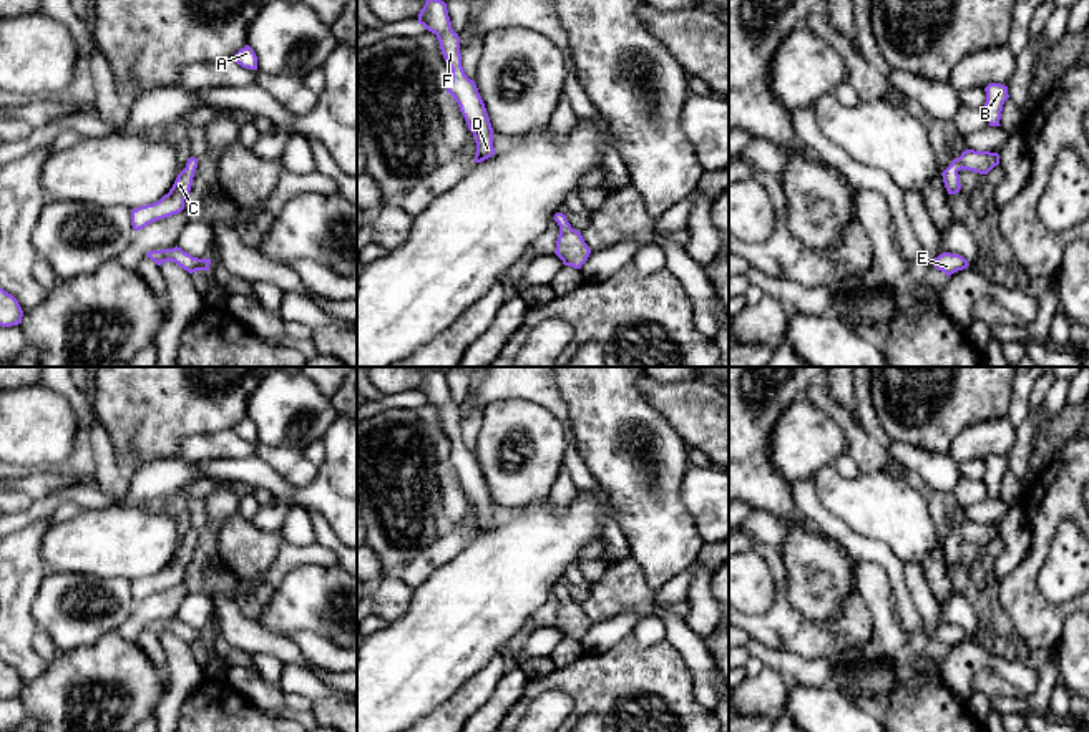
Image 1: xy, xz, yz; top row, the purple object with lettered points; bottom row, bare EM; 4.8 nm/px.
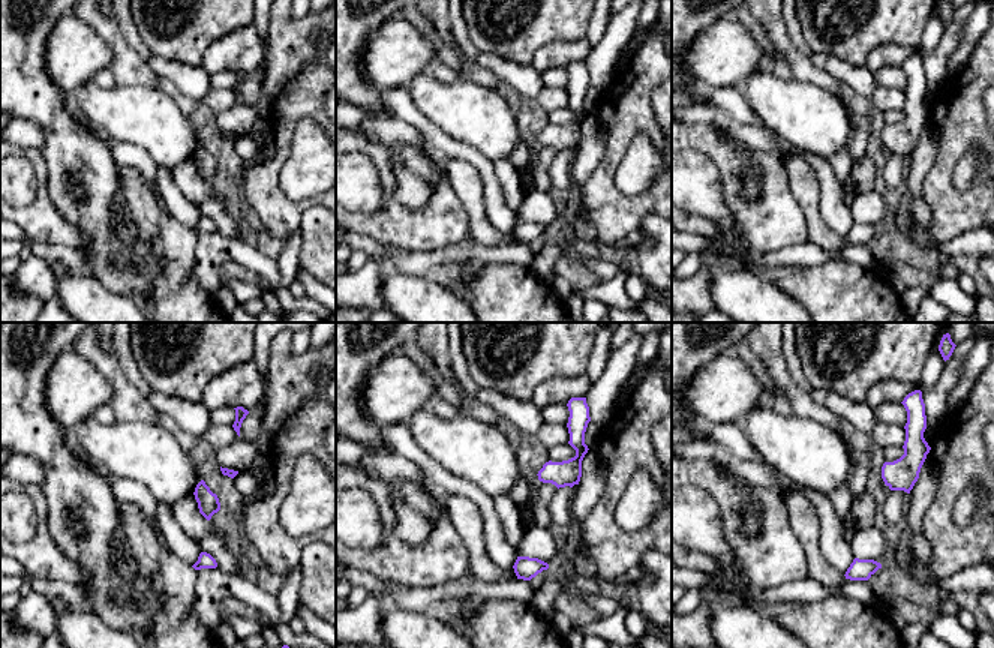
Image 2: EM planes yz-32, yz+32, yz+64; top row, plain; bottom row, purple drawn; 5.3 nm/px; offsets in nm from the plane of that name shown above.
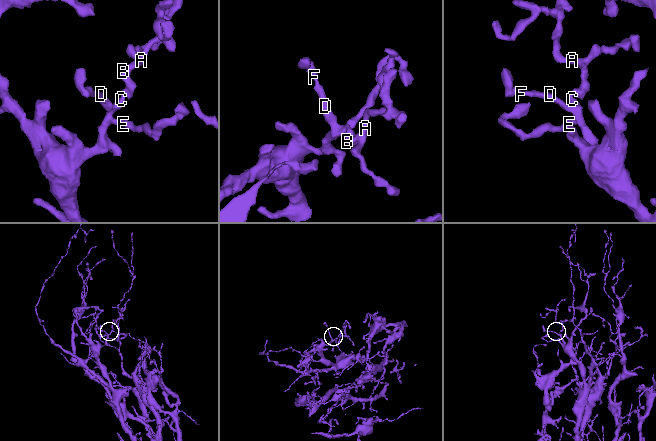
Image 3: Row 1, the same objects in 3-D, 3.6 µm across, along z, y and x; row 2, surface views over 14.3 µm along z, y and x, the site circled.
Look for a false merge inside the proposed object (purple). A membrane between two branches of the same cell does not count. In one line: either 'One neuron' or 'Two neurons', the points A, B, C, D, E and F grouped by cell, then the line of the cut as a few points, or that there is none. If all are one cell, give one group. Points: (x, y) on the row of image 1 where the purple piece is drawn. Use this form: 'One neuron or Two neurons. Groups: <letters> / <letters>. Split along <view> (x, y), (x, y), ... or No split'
One neuron. Groups: A B C D E F. No split

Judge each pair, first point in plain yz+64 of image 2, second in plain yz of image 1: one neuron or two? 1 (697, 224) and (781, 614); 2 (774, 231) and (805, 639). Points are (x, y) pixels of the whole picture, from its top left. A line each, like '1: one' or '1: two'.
1: one
2: one

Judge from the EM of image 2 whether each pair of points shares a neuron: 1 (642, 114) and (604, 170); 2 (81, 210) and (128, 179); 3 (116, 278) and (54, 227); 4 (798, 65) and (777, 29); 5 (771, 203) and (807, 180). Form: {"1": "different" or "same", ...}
{"1": "same", "2": "different", "3": "different", "4": "same", "5": "different"}

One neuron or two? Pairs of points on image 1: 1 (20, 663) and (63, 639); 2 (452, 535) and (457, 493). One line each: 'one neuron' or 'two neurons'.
1: two neurons
2: two neurons

